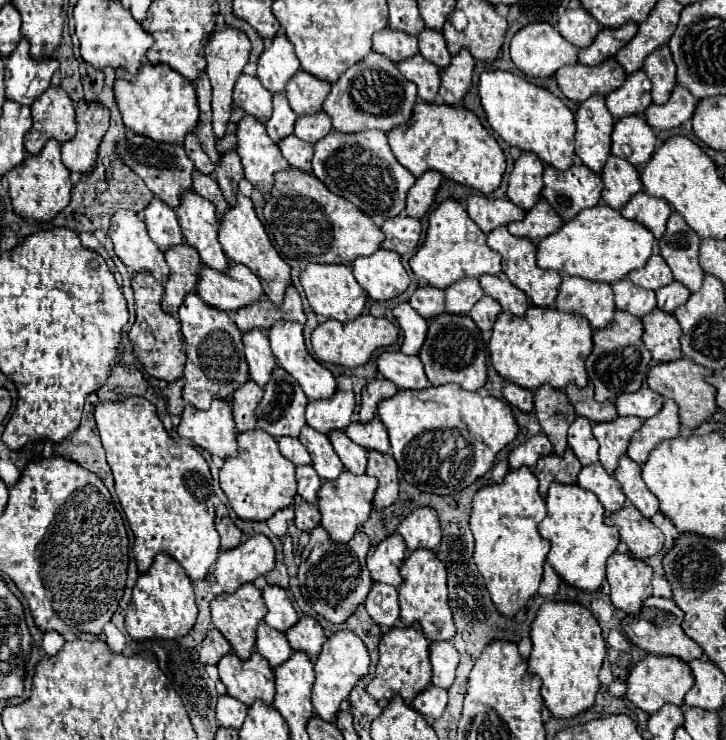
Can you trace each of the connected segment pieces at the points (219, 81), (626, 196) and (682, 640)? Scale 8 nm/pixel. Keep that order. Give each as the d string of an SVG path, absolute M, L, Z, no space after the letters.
M223 27L221 31L213 31L207 49L205 49L205 59L207 59L207 75L211 79L213 85L213 133L217 139L225 137L225 129L229 123L229 115L233 109L233 87L235 81L239 79L239 75L243 73L243 67L249 61L249 53L251 53L251 43L247 39L245 33L231 29L231 27Z
M611 155L609 161L605 163L605 167L601 171L601 179L605 183L601 199L605 205L609 205L613 209L625 207L625 203L631 199L631 195L635 195L643 189L637 169L633 165L629 165L625 159L615 157L615 155Z
M649 597L643 603L641 613L637 617L627 617L623 621L623 629L629 635L629 639L637 647L645 649L647 653L651 653L651 655L673 655L673 657L679 657L681 661L689 663L693 659L699 659L703 655L703 651L701 651L701 647L697 643L693 643L693 639L689 639L683 633L681 623L683 623L683 611L675 605L673 599Z

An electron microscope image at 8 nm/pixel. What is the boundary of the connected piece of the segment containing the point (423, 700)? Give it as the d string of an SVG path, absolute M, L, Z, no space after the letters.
M427 687L421 695L415 697L415 701L411 703L411 707L415 707L423 717L429 719L439 719L447 707L447 691L441 687Z

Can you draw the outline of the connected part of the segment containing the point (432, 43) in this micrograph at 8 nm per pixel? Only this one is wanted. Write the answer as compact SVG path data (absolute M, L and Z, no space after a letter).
M423 29L417 39L419 39L419 51L421 51L421 55L423 55L427 61L435 63L439 69L449 67L451 55L449 55L447 45L445 45L445 39L443 39L443 35L441 35L439 31Z

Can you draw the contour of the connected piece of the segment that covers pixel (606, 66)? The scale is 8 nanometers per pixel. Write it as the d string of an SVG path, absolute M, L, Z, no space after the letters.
M605 59L597 67L583 67L581 63L561 67L555 75L563 95L575 103L583 103L593 95L609 95L625 81L625 71L615 59Z

